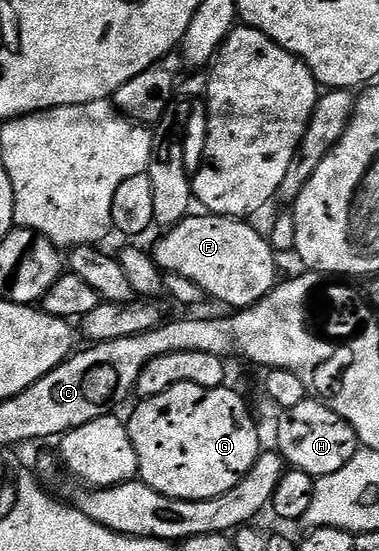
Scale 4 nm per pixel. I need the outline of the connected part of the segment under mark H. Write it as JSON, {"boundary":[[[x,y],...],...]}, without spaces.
{"boundary":[[[319,399],[298,403],[298,407],[283,410],[279,416],[275,448],[291,468],[306,471],[306,475],[313,479],[342,471],[342,467],[346,467],[346,463],[350,463],[350,459],[354,459],[354,455],[361,448],[354,427],[350,427],[350,423],[342,419],[342,415],[338,415]]]}

